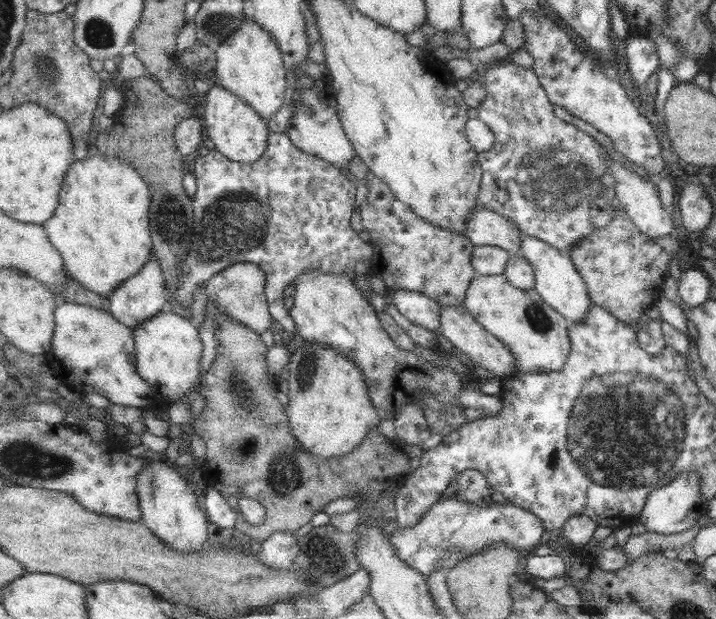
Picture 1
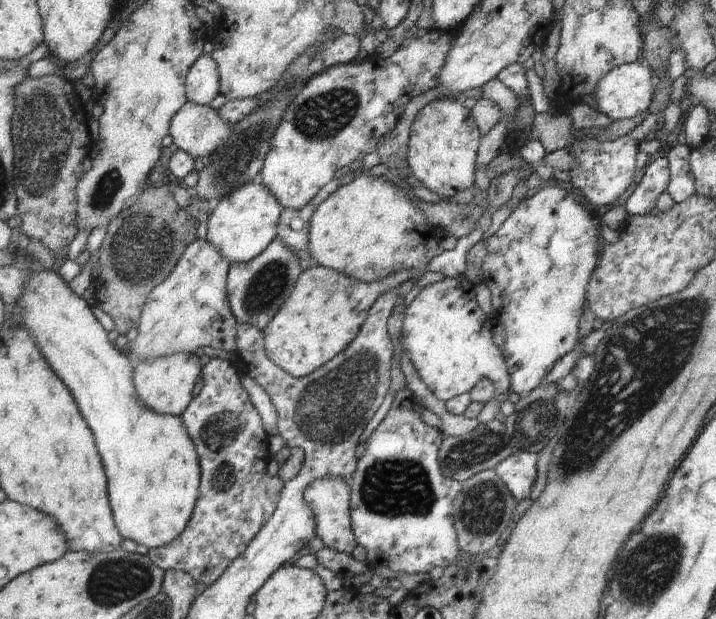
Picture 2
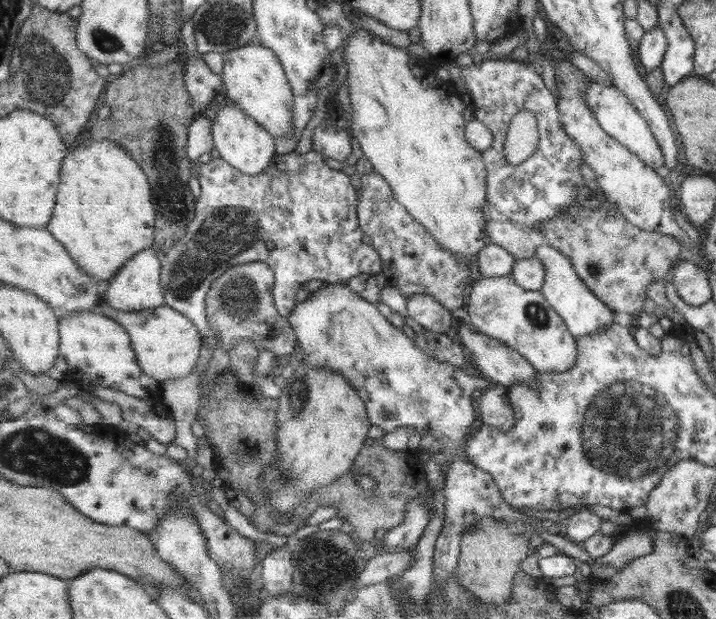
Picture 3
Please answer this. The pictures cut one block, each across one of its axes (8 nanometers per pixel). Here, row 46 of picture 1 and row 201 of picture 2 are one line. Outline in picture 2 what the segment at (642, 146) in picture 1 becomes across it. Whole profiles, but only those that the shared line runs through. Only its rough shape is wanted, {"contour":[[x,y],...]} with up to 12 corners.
{"contour":[[562,188],[486,242],[511,389],[574,350],[600,225]]}

